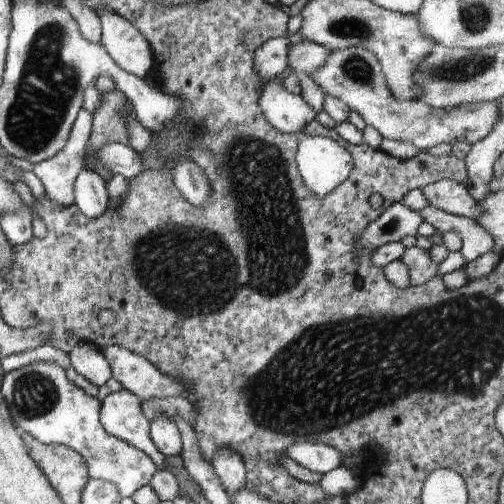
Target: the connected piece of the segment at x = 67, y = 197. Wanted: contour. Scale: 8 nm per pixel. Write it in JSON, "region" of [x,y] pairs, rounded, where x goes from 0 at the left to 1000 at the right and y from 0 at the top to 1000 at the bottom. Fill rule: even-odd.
{"region":[[[163,214],[127,298],[67,329],[65,343],[79,353],[91,389],[115,409],[131,413],[147,401],[147,357],[169,329],[167,300],[183,266],[183,244],[185,228]]]}

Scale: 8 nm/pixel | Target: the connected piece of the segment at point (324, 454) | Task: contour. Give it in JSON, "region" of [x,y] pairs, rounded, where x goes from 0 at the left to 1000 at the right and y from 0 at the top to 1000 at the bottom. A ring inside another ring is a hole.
{"region":[[[579,881],[563,905],[627,940],[647,940],[679,921],[679,901],[645,881]]]}

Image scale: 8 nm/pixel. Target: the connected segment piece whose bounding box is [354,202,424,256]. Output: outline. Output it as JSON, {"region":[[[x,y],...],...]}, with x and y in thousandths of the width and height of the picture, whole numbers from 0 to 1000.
{"region":[[[784,401],[718,460],[702,500],[710,508],[726,492],[744,494],[804,468],[825,468],[837,440],[841,437],[829,419],[813,417],[798,401]]]}

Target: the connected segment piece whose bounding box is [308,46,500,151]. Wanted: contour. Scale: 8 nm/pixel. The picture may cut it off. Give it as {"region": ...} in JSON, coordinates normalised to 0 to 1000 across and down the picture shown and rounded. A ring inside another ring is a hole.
{"region":[[[718,91],[657,101],[643,135],[611,147],[643,187],[679,198],[696,220],[706,222],[714,248],[738,250],[758,274],[786,282],[813,282],[829,298],[881,284],[927,282],[937,290],[960,284],[980,246],[992,238],[992,218],[984,202],[940,202],[889,214],[853,214],[833,196],[786,198],[770,175],[754,123],[734,99]]]}

